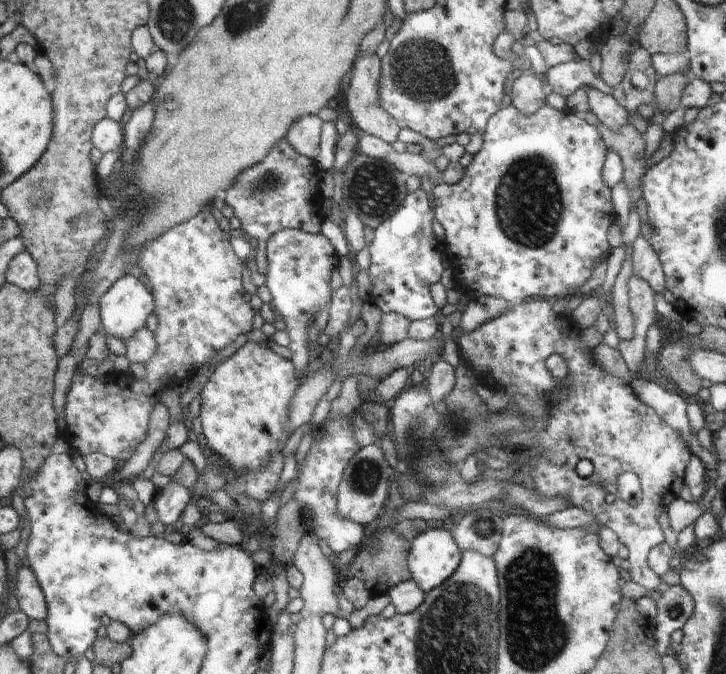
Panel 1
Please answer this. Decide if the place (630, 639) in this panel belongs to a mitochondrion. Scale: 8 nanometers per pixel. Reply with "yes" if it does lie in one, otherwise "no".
no

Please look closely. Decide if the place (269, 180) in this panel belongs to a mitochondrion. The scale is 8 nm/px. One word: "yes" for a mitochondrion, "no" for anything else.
yes

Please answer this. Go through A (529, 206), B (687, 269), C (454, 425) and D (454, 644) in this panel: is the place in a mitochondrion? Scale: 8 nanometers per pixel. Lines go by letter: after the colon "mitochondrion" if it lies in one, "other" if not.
A: mitochondrion
B: other
C: mitochondrion
D: mitochondrion

